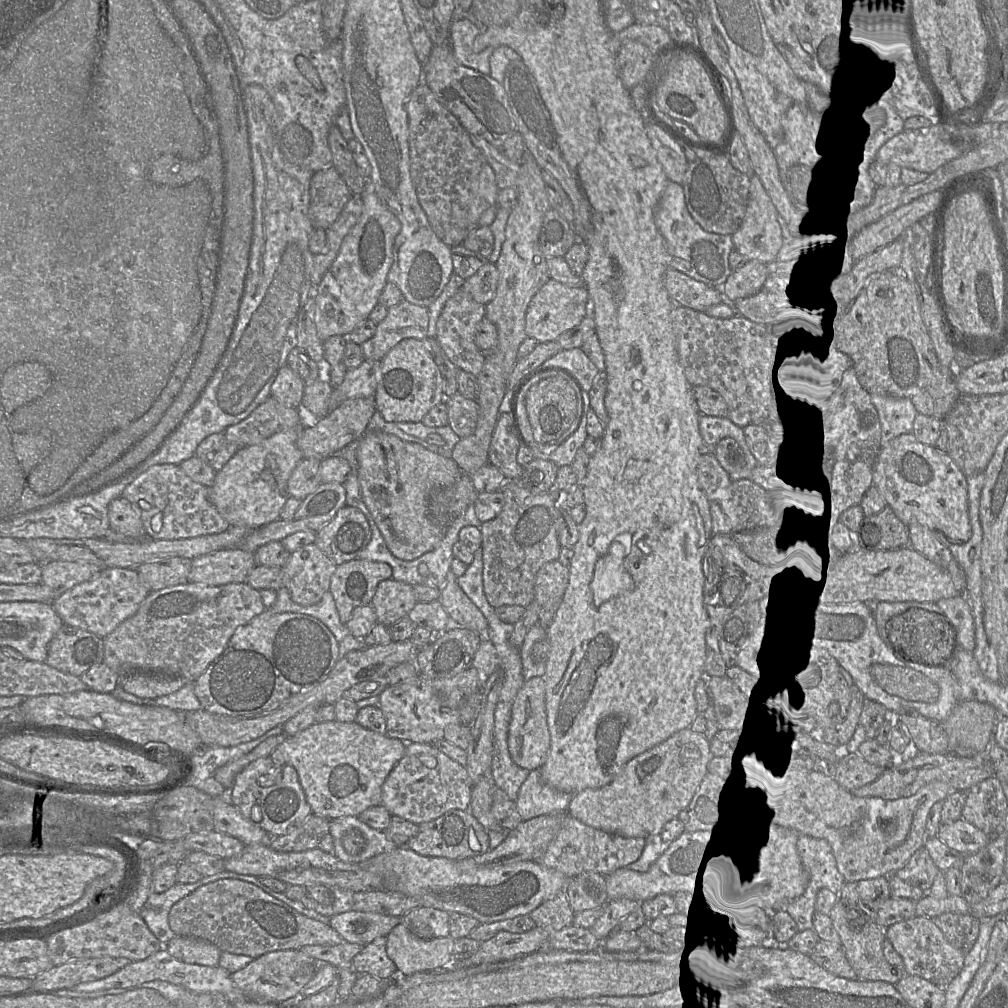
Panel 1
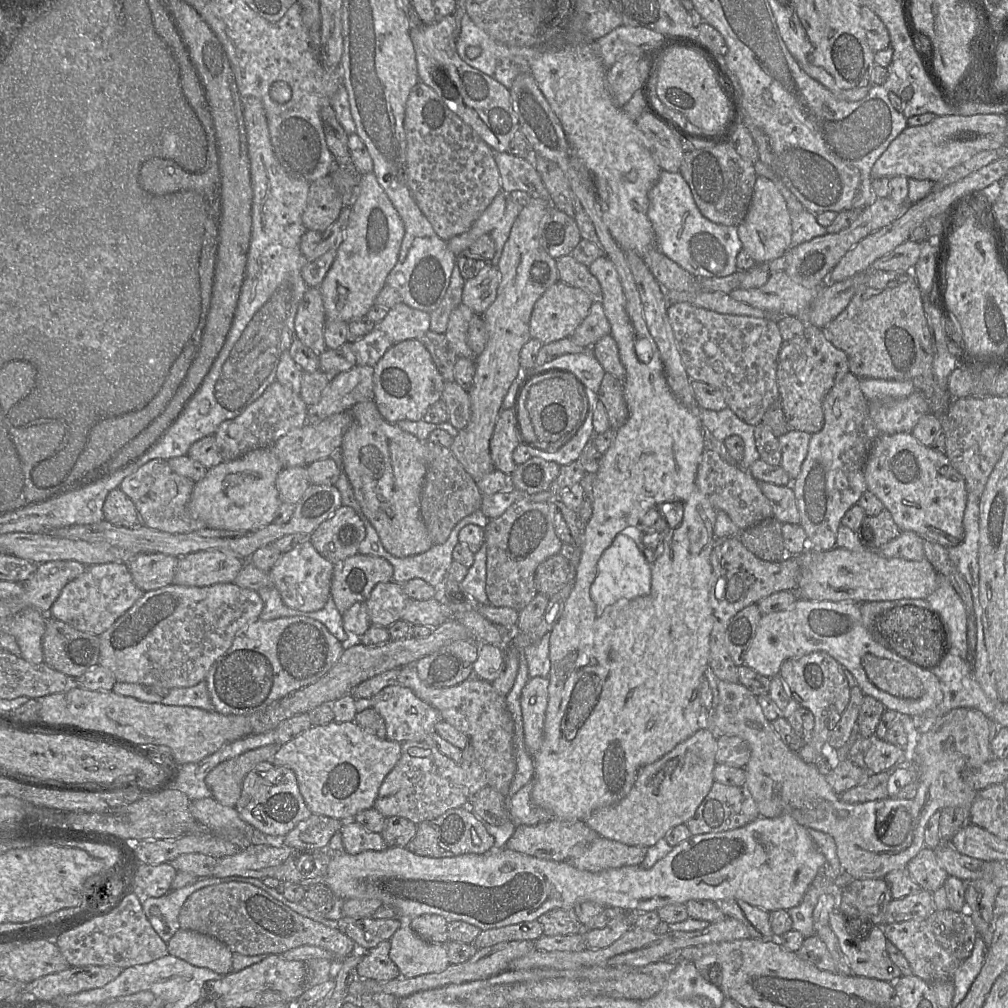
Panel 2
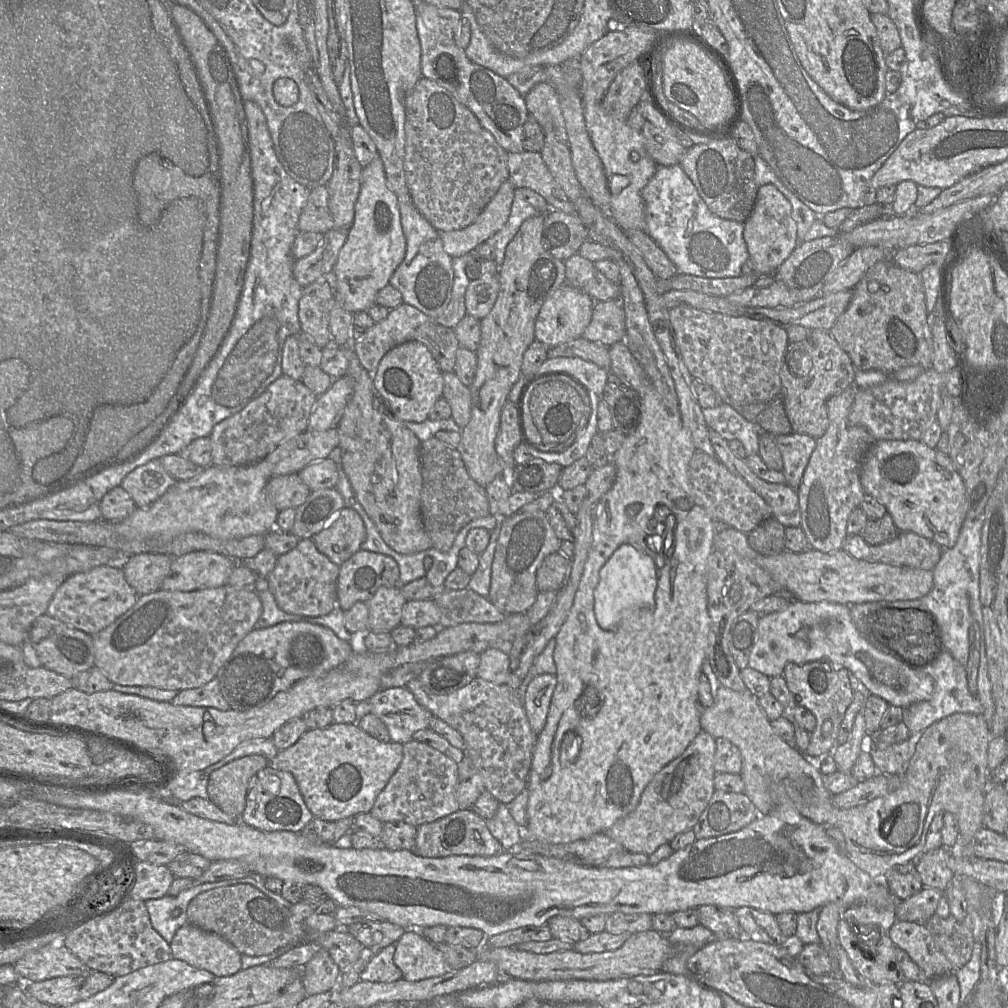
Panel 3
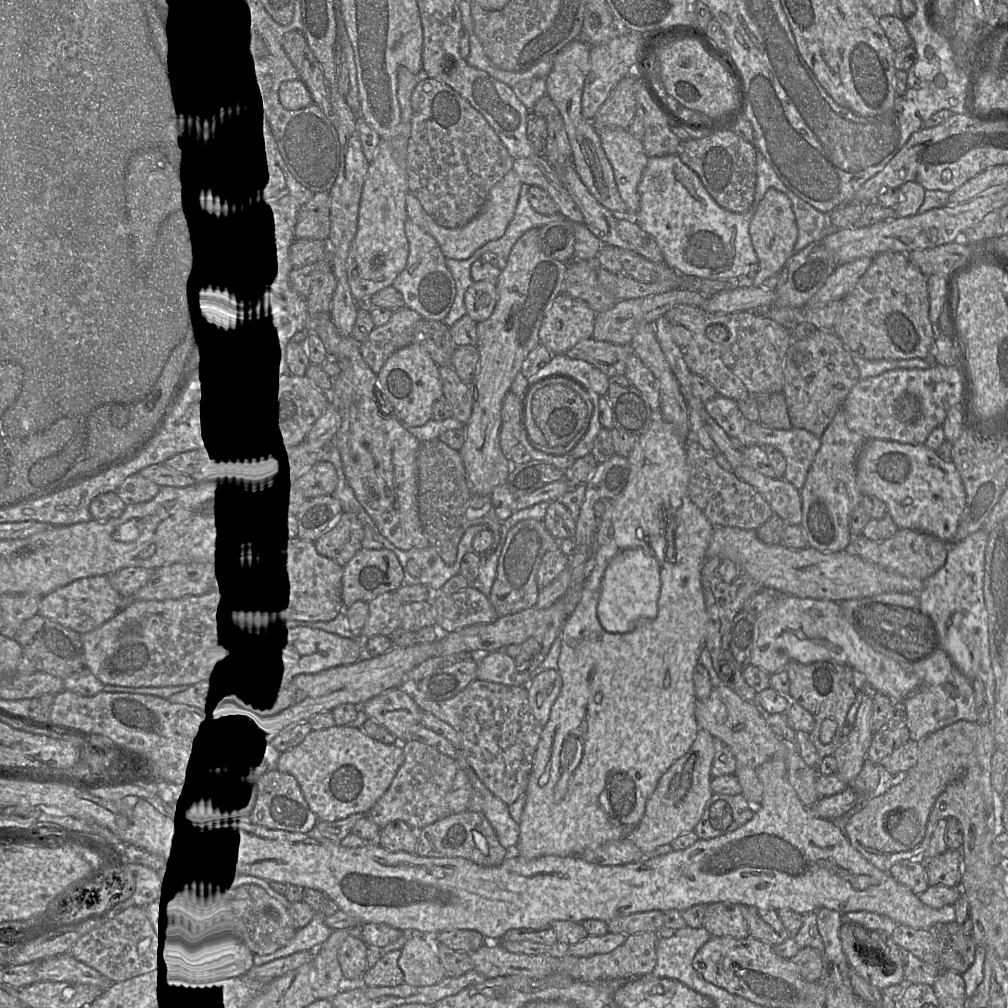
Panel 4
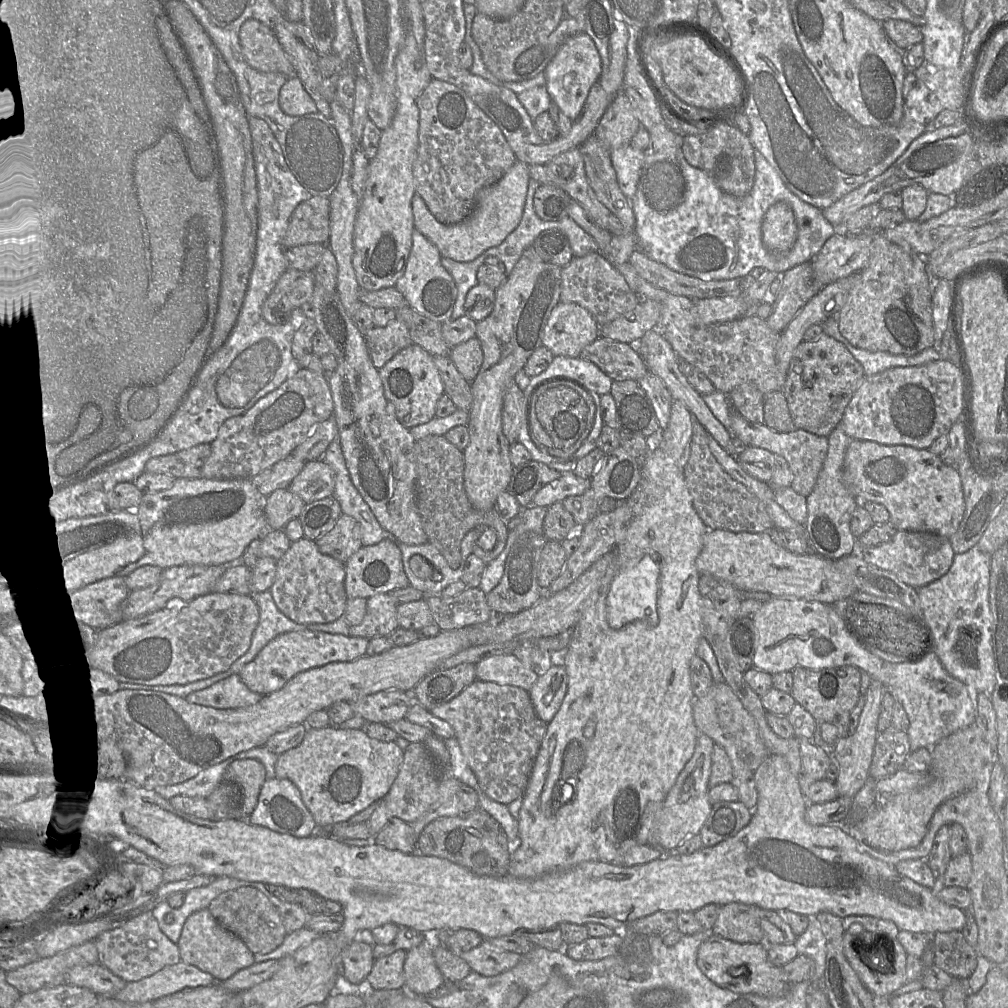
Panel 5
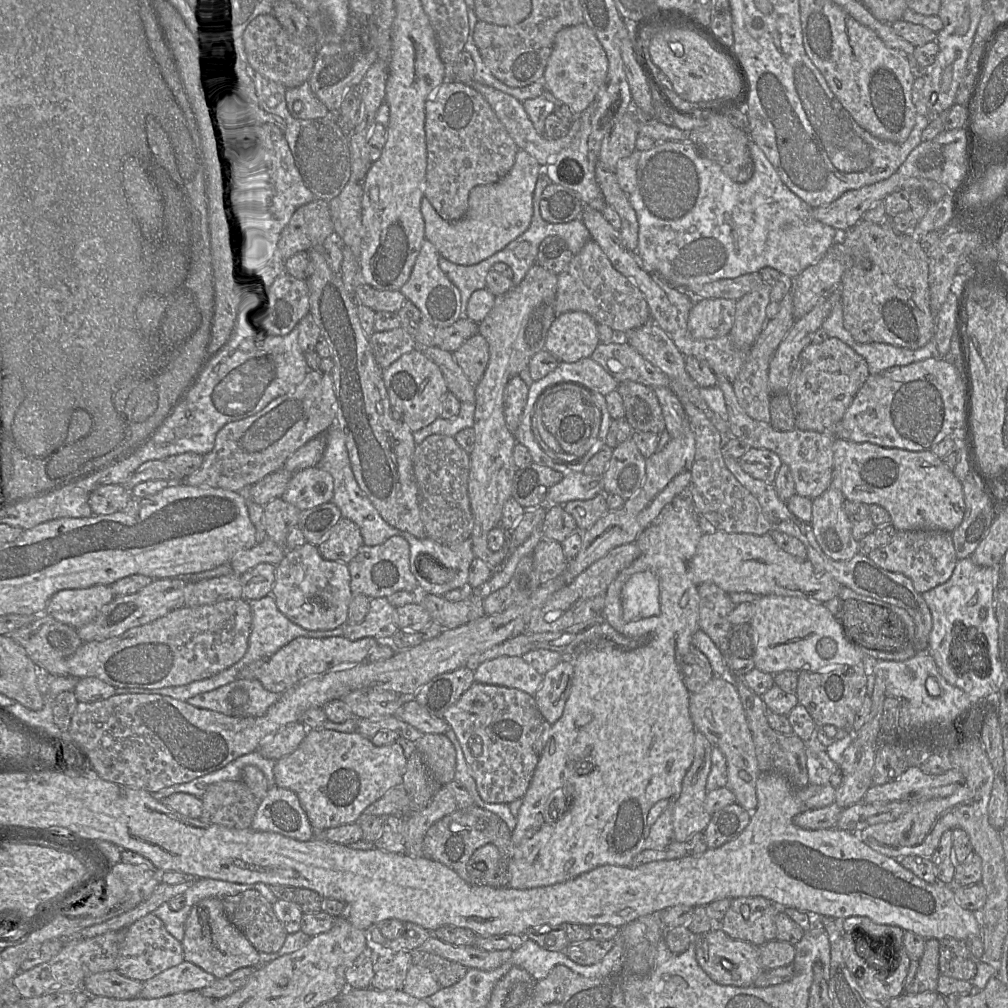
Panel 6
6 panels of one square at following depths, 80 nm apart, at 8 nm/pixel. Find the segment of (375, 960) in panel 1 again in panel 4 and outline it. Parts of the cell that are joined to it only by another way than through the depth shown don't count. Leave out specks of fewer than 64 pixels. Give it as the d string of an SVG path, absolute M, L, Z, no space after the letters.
M395 949L381 957L362 978L367 986L394 987L402 984L404 973L398 965L400 949Z

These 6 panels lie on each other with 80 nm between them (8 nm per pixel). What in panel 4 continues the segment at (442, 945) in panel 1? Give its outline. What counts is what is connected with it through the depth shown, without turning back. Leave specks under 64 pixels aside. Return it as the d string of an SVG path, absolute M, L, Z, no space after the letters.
M409 934L410 938L401 949L398 959L398 965L404 973L404 981L413 986L429 986L443 980L446 977L446 971L434 949L436 936Z

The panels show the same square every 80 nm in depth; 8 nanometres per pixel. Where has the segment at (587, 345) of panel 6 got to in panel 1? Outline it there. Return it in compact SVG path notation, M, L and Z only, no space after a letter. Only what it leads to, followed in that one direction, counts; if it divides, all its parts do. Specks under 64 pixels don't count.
M550 278L531 299L525 317L525 332L528 337L535 338L538 343L557 341L564 332L572 329L590 313L590 297L585 286L571 287Z

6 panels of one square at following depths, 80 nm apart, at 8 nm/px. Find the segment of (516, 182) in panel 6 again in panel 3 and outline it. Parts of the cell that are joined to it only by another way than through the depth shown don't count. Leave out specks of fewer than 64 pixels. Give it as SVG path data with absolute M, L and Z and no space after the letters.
M506 179L472 224L460 230L439 231L445 252L452 258L461 257L498 232L510 215L515 189Z

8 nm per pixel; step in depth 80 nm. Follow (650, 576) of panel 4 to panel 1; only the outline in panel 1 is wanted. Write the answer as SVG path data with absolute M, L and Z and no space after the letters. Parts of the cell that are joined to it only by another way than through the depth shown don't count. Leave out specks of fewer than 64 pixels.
M614 540L595 566L590 583L595 605L600 605L632 588L633 579L624 567L625 547Z

